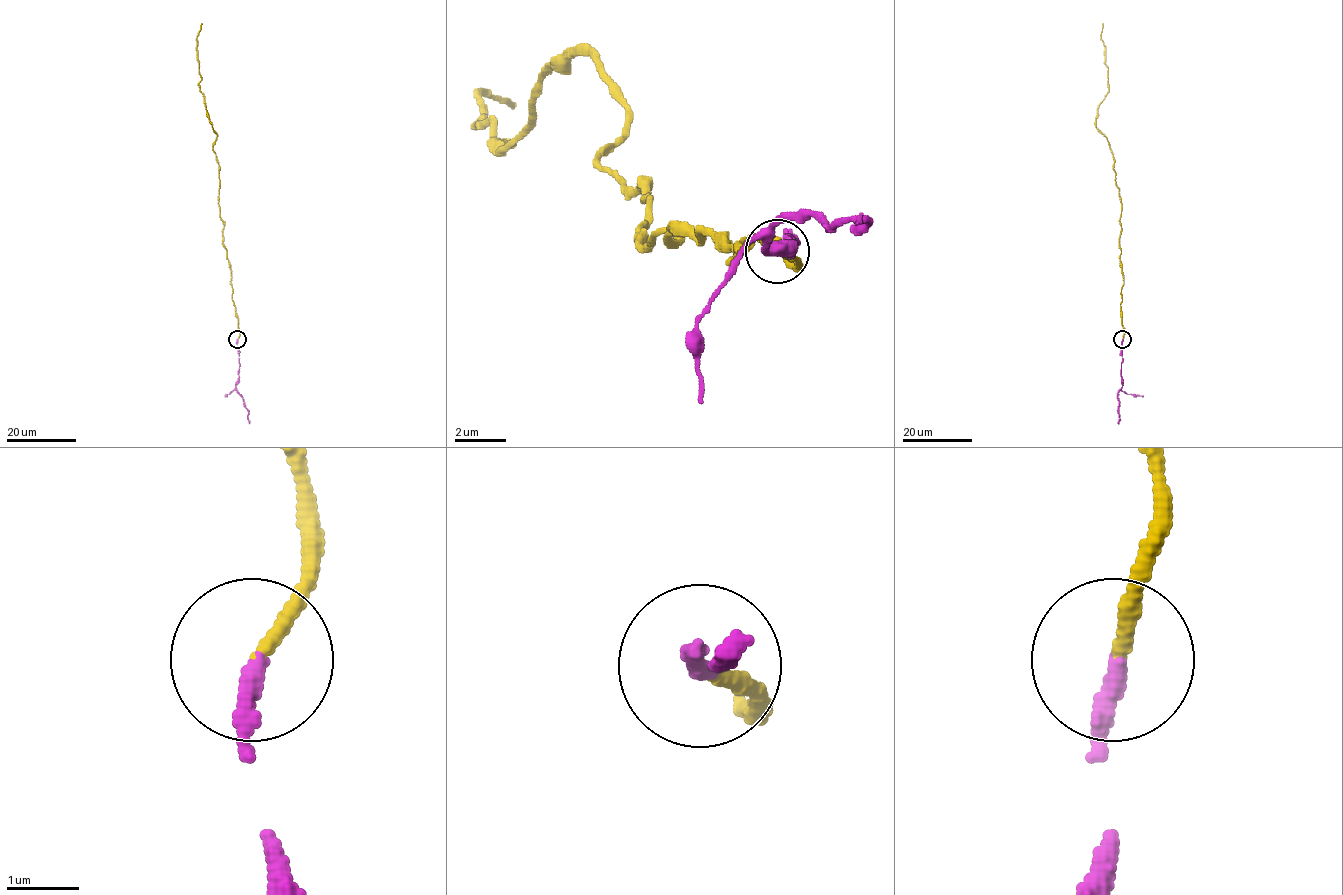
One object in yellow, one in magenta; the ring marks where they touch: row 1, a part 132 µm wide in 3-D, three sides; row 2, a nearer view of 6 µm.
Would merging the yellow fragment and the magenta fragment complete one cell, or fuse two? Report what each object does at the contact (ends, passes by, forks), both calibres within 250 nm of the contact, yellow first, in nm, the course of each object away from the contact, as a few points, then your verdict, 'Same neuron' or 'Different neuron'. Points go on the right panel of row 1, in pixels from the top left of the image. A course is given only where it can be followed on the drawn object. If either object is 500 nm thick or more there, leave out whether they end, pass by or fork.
At the ring yellow ends. At the ring magenta ends. Thickness 190 nm (yellow) against 280 nm. Course of yellow: (1122, 339), (1121, 198), (1110, 144), (1096, 127), (1098, 107), (1109, 89), (1102, 23). Course of magenta: (1122, 339), (1122, 388), (1118, 393), (1118, 423). Same neuron

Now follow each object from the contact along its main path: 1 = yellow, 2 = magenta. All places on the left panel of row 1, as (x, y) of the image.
1: (237, 339), (219, 169), (212, 148), (217, 133), (199, 89), (197, 39), (202, 23)
2: (237, 339), (239, 371), (236, 388), (248, 411), (249, 423)

